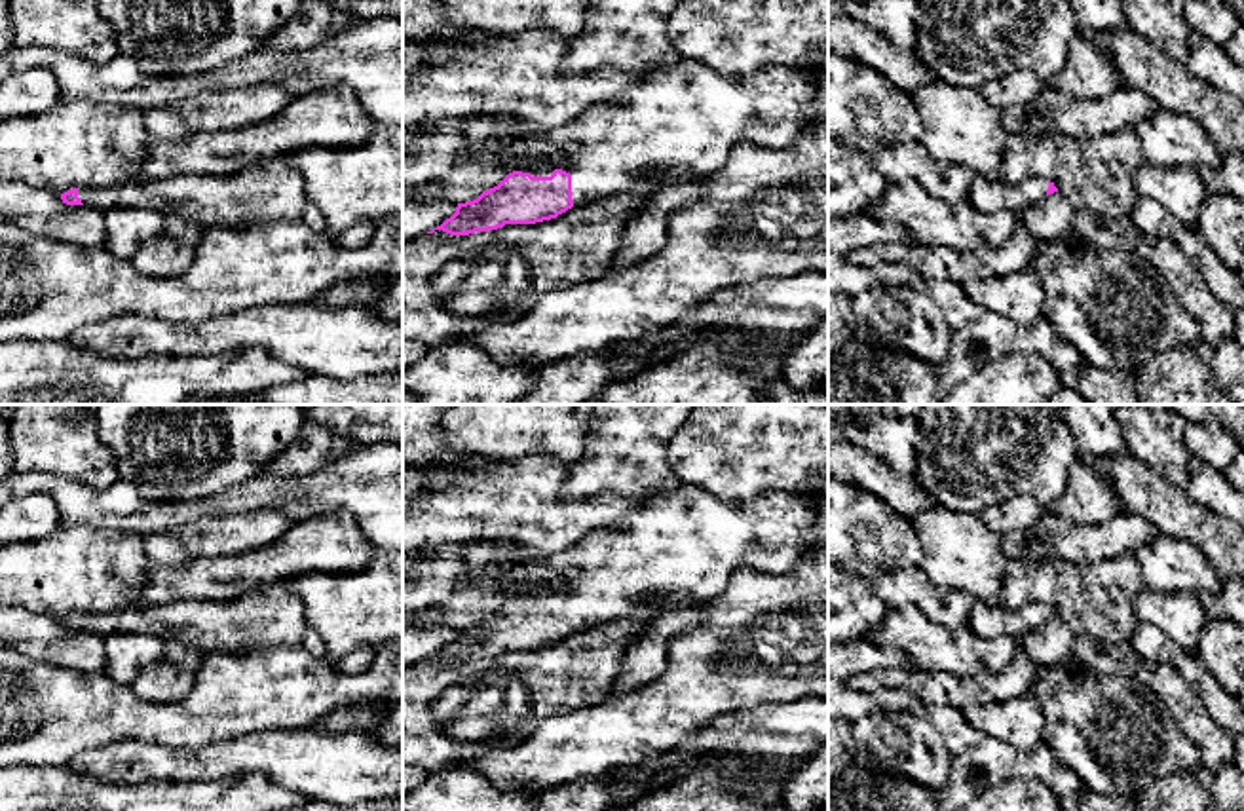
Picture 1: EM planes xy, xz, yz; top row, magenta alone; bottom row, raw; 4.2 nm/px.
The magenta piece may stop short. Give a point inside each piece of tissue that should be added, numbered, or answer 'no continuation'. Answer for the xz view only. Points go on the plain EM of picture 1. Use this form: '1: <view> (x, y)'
1: xz (680, 547)

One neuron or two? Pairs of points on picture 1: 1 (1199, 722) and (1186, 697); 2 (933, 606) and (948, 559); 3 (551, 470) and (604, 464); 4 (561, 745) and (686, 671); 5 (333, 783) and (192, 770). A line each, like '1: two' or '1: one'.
1: one
2: two
3: two
4: one
5: one

